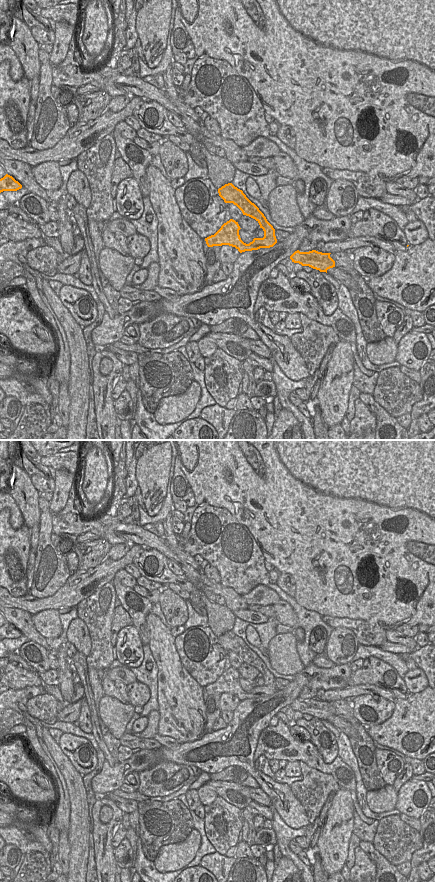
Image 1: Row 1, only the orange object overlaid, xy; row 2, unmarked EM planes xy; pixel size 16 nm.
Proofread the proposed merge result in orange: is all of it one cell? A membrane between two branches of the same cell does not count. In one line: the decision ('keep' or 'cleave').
keep

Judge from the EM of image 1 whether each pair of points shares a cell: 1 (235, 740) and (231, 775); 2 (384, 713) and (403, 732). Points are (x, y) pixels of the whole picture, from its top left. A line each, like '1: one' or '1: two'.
1: two
2: two

